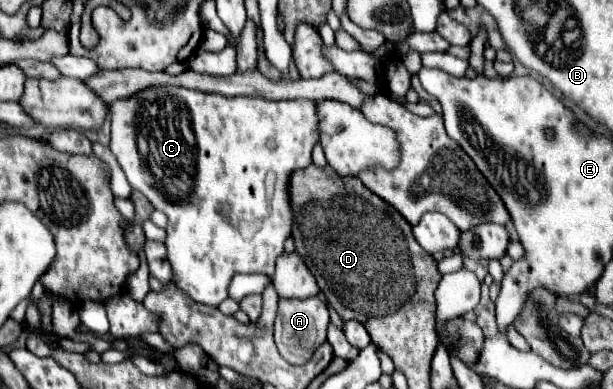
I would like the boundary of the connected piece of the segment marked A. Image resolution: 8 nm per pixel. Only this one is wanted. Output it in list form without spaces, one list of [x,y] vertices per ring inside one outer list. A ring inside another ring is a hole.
[[[320,296],[306,298],[306,300],[298,300],[298,298],[280,298],[280,300],[286,300],[286,302],[282,306],[278,304],[278,316],[276,316],[276,328],[274,328],[276,346],[278,346],[278,352],[290,364],[302,366],[312,358],[316,346],[324,344],[326,340],[326,328],[330,324],[328,306]]]

